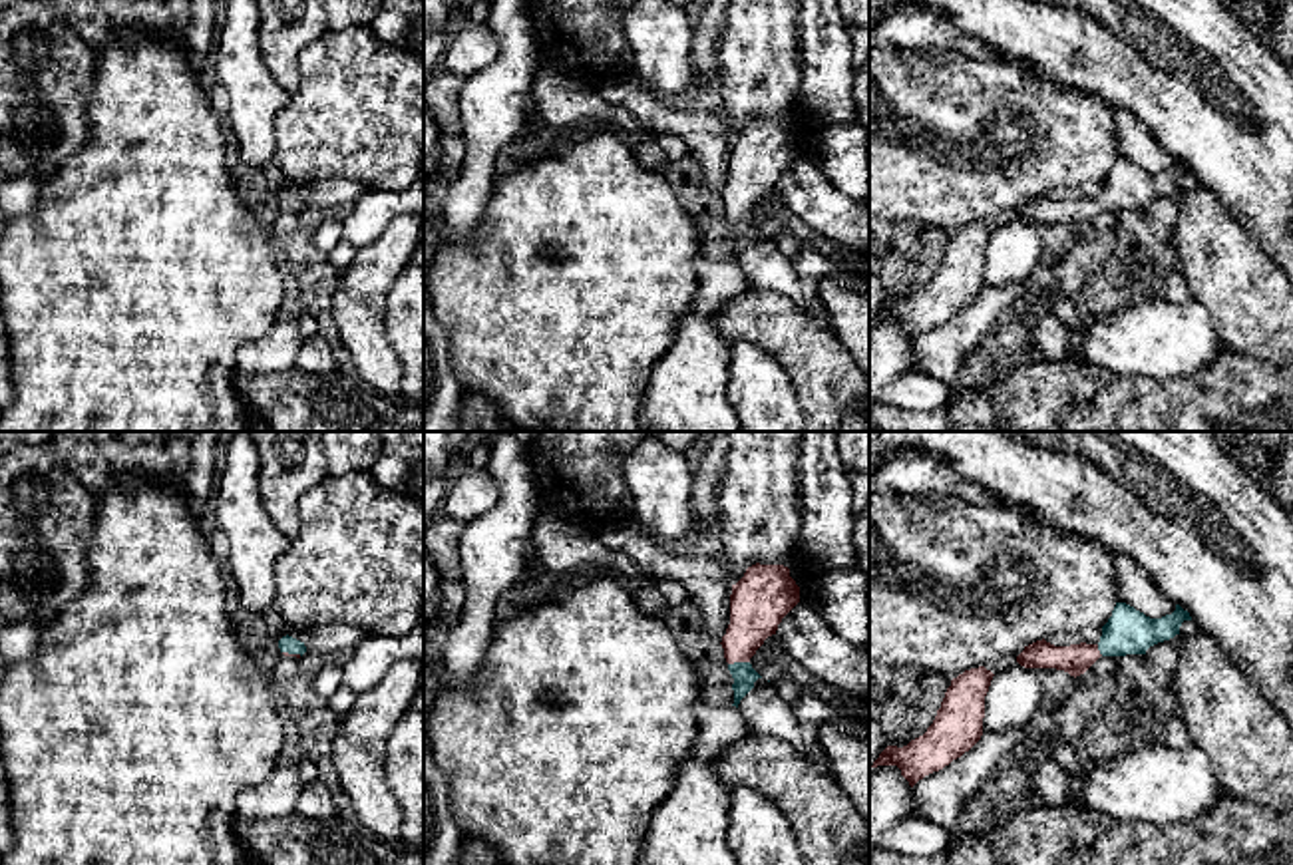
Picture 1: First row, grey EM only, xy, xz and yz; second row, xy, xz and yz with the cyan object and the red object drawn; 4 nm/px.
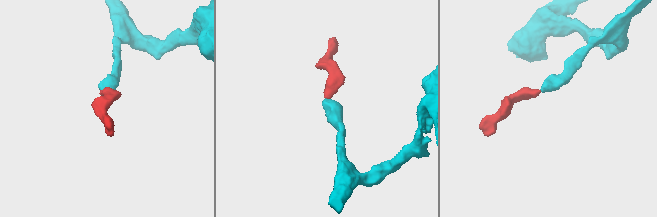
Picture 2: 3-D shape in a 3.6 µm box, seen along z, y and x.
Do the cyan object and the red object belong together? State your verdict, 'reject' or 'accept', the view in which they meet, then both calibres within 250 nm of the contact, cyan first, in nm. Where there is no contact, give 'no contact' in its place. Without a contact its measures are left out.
accept; contact in xz; calibres 90 and 220 nm

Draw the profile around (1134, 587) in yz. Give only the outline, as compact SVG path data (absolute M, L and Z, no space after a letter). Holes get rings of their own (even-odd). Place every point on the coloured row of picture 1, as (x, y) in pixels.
M1112 549L1116 567L1116 599L1126 603L1150 618L1162 618L1176 610L1176 603L1166 597L1130 555Z

